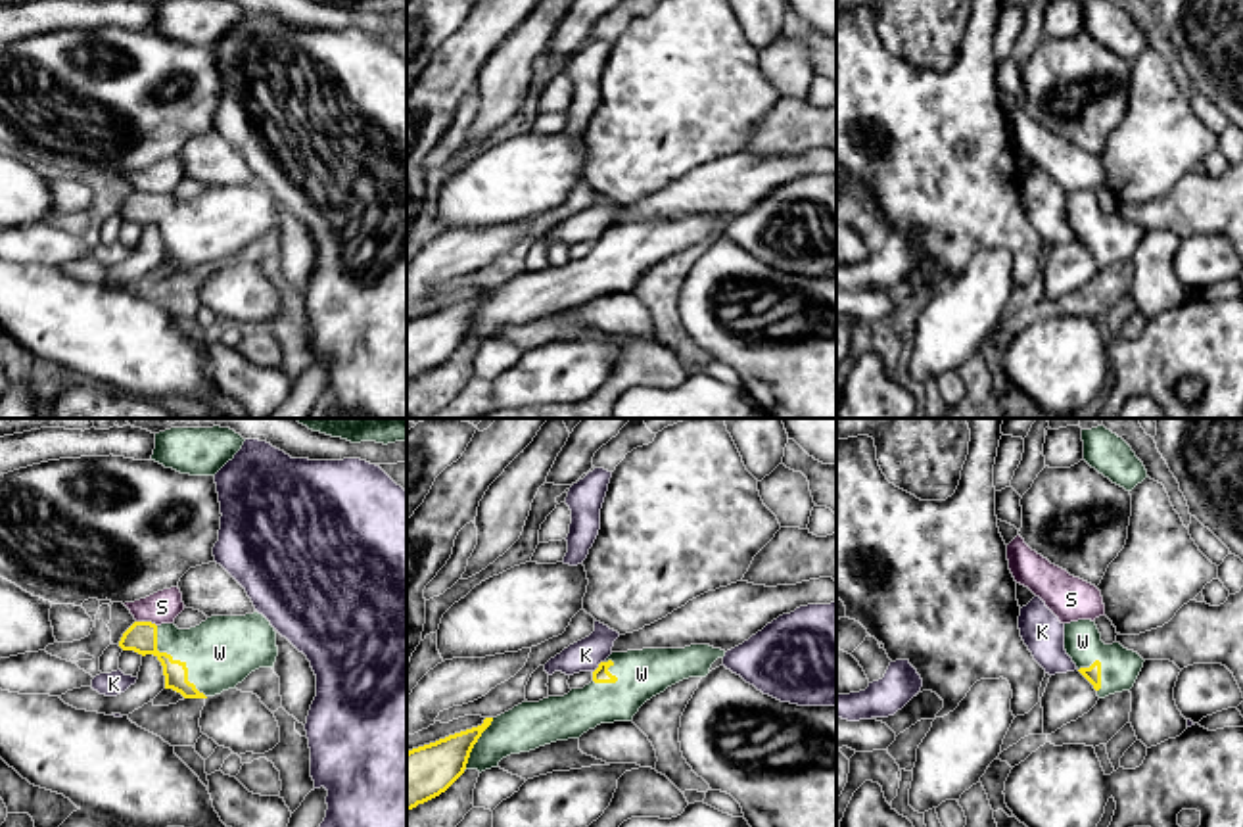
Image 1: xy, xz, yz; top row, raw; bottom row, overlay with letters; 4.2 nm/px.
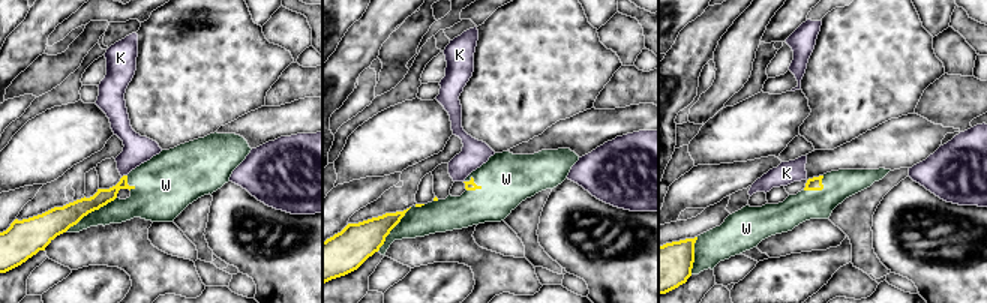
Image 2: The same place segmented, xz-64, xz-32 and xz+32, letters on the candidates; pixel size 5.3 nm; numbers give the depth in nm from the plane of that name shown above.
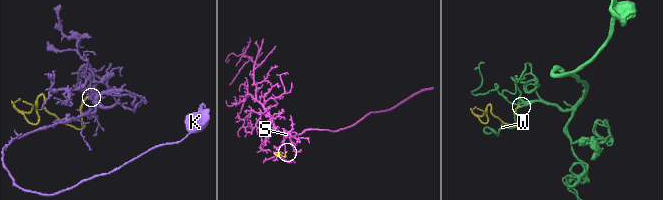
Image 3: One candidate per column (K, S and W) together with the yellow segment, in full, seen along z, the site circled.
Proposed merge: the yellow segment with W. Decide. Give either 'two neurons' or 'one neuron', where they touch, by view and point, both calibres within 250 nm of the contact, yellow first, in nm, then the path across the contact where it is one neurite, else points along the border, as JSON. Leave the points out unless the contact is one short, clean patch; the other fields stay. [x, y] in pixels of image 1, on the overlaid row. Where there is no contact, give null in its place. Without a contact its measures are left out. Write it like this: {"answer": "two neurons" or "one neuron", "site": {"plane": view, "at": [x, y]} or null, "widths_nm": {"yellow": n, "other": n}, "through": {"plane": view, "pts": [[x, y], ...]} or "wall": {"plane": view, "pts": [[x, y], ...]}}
{"answer": "one neuron", "site": {"plane": "xy", "at": [177, 661]}, "widths_nm": {"yellow": 130, "other": 300}}

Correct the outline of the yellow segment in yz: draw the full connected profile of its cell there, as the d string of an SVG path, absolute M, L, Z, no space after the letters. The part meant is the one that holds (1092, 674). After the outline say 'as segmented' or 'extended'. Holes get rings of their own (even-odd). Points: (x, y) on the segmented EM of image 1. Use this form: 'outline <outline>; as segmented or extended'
outline M1091 620L1065 624L1065 650L1099 698L1130 691L1145 662L1120 643L1105 645Z; extended

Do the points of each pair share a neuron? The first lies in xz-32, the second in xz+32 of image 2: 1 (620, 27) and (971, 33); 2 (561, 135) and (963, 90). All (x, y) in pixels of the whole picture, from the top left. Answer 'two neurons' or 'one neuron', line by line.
1: two neurons
2: two neurons

